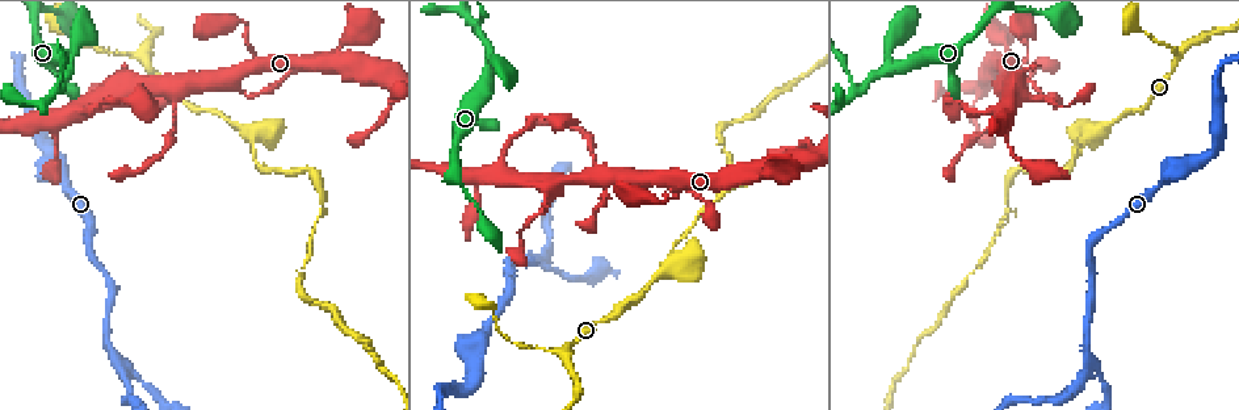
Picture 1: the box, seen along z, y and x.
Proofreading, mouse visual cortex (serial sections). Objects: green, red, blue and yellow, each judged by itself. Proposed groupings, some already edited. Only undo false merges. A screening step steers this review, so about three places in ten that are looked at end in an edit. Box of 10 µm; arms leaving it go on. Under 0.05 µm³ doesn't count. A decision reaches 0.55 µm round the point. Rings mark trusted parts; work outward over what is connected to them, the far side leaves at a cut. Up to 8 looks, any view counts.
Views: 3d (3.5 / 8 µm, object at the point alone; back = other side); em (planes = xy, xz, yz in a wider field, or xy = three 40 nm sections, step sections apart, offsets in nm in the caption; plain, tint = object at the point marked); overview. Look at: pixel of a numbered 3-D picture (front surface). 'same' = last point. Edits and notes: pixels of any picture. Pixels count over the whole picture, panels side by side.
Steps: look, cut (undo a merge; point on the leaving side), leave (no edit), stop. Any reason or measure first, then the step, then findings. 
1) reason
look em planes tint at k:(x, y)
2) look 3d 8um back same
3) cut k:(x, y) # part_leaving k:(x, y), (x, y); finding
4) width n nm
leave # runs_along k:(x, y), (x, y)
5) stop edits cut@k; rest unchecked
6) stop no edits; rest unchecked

sudden change in width
look 3d 3.5um at 1:(174, 85)

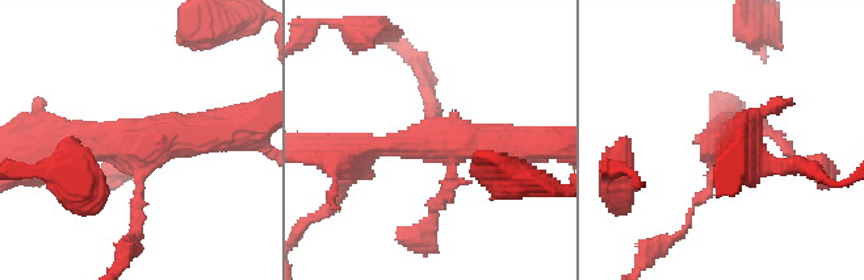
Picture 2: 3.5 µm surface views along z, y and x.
shape alone is not enough
look em planes tint at 2:(436, 138)

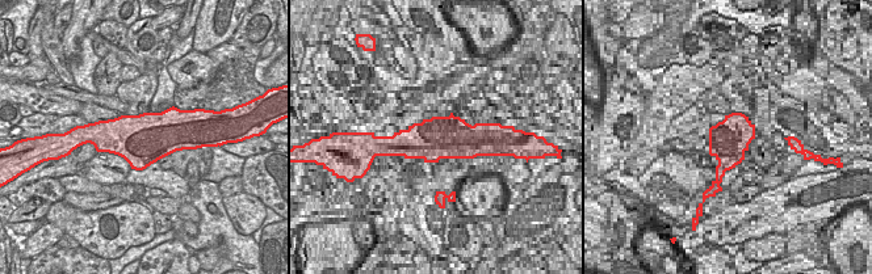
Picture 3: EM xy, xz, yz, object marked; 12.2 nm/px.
width 600 nm
leave # runs_along 2:(229, 133), (55, 153); continuous, no second cell

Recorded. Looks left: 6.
sharp bend
look 3d 3.5um at 1:(1093, 136)

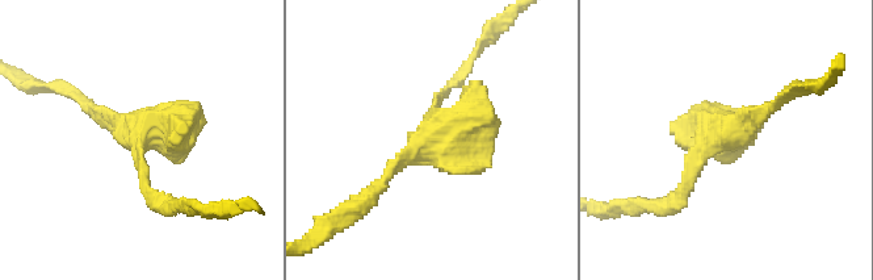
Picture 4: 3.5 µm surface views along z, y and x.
need the tissue
look em xy step 2 tint at 4:(436, 133)

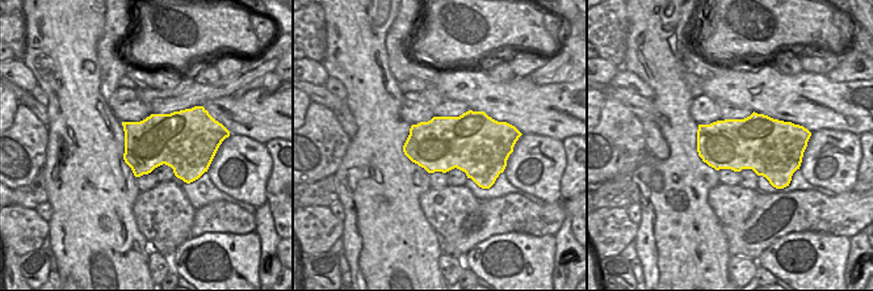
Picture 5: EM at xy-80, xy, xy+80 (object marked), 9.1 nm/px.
width 500 nm
leave # runs_along 4:(776, 104), (720, 133), (675, 197); one cell here

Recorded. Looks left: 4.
sharp bend
look 3d 3.5um back at 1:(1012, 174)

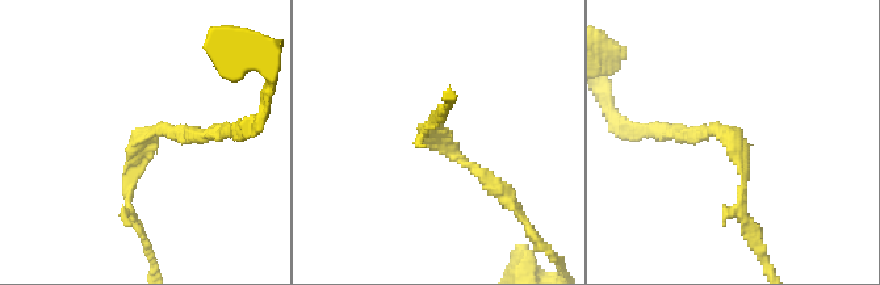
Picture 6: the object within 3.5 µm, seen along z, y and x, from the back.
look em xy step 1 tint at 6:(732, 136)

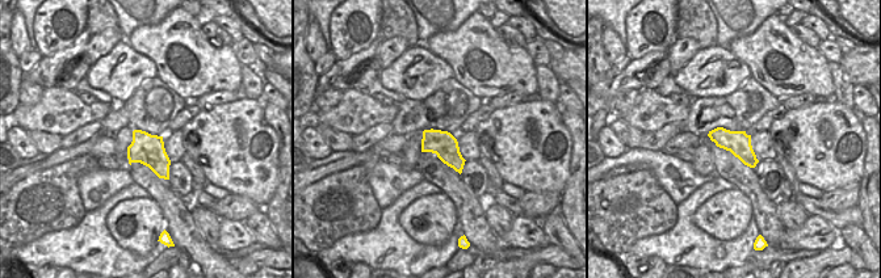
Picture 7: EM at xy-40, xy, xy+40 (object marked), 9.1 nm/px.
leave # runs_along 6:(210, 134), (137, 142), (129, 216); all the same cell

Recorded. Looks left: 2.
stop no edits; rest unchecked

